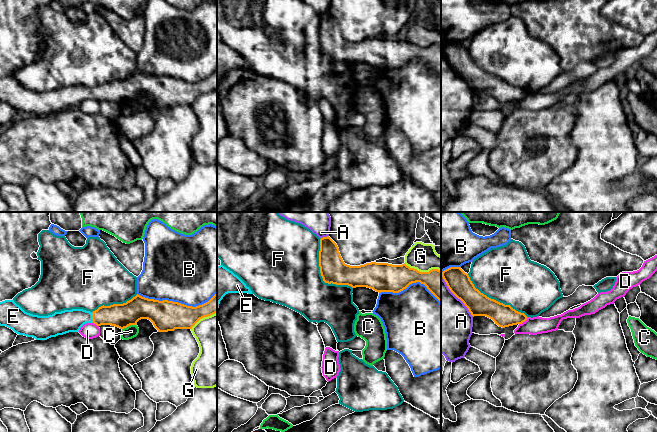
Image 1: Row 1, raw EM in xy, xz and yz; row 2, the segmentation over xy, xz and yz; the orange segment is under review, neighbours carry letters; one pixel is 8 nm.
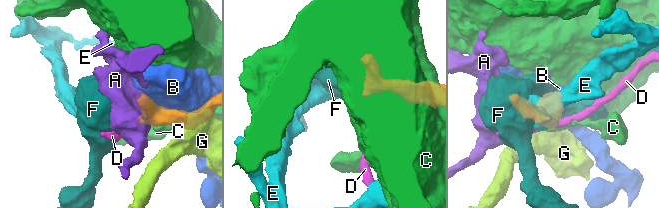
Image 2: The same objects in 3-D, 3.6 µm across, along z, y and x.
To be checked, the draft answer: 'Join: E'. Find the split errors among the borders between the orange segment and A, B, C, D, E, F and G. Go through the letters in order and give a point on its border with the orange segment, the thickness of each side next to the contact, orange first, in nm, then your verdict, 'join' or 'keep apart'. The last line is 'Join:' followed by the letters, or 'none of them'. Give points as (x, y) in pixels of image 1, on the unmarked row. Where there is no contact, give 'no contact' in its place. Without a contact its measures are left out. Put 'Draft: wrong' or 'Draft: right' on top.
Draft: right
A: yz (456, 72) | 190/480 nm | keep apart
B: xy (176, 78) | 240/500 nm | keep apart
C: xy (129, 101) | 190/100 nm | keep apart
D: yz (523, 97) | 180/140 nm | keep apart
E: xy (92, 93) | 190/180 nm | join
F: xz (321, 50) | 220/480 nm | keep apart
G: xz (422, 48) | 220/220 nm | keep apart
Join: E

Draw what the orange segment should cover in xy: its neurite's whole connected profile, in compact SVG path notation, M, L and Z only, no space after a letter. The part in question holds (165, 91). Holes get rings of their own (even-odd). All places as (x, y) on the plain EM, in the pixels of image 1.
M217 69L206 79L192 83L168 76L154 76L136 71L123 80L101 82L90 88L83 85L64 86L48 92L38 92L25 88L14 76L0 78L0 102L6 102L19 111L33 113L36 116L47 116L51 113L63 111L69 108L79 108L86 99L94 99L97 102L111 101L120 105L130 101L136 101L141 95L150 96L158 108L174 107L175 105L192 105L202 94L217 89Z

